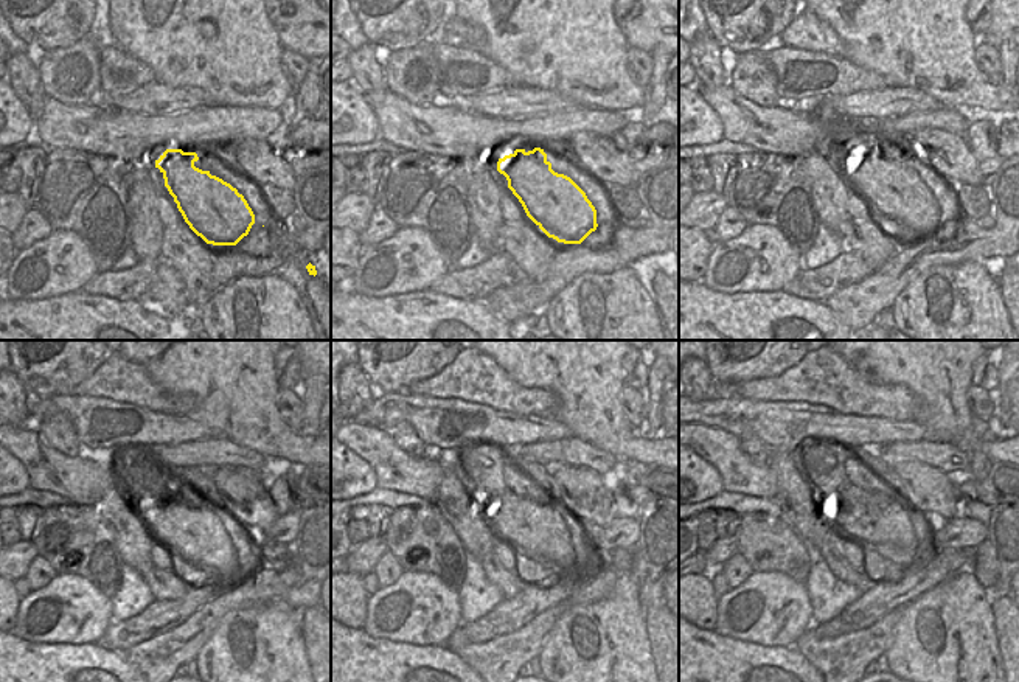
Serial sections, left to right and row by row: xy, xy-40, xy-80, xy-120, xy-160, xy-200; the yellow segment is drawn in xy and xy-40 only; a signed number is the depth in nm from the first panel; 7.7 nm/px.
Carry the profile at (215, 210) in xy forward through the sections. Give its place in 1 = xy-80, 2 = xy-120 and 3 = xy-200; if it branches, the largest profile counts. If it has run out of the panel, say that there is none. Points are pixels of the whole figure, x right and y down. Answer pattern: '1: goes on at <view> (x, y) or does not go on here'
1: goes on at xy-80 (893, 190)
2: goes on at xy-120 (193, 533)
3: goes on at xy-200 (865, 516)

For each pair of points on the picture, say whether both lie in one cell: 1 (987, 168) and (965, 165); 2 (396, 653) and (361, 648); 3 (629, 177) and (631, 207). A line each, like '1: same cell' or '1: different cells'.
1: different cells
2: same cell
3: different cells

